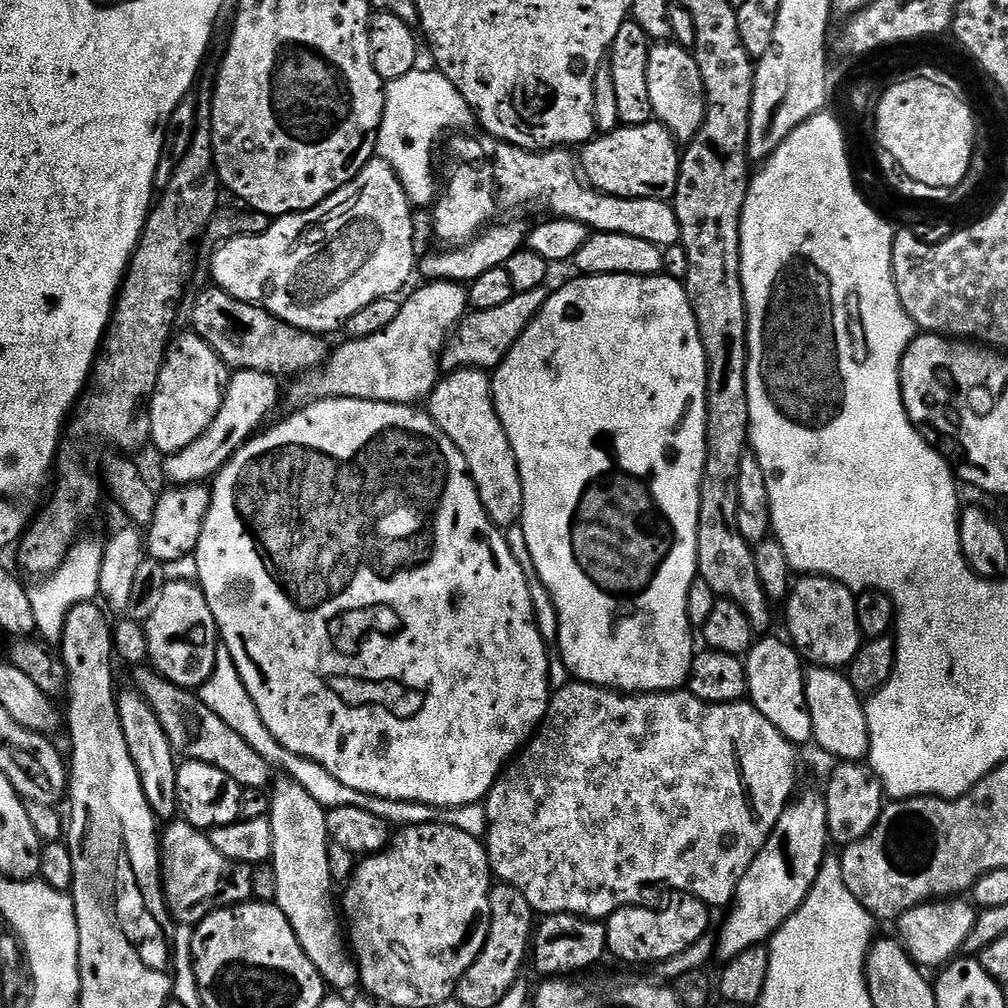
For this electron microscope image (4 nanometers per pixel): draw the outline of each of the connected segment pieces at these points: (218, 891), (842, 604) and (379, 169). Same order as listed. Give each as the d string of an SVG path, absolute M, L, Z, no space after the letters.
M176 818L160 836L160 871L168 915L180 926L195 926L211 912L231 908L253 899L252 868L226 858L201 829Z
M808 574L793 583L786 607L787 635L805 661L822 668L840 670L856 657L862 637L856 617L856 596L851 588L829 576Z
M374 158L352 181L346 186L342 186L334 194L330 194L330 198L326 198L318 206L314 206L305 212L295 212L289 216L277 216L269 223L265 232L231 236L229 240L217 243L215 245L216 249L212 252L211 283L242 302L257 304L270 314L274 314L282 322L286 322L295 328L301 328L304 332L317 334L339 333L345 322L354 318L354 314L358 314L358 310L370 306L370 302L378 302L378 298L386 298L387 296L399 297L401 295L400 291L407 286L412 272L414 276L418 268L418 255L416 256L416 224L412 221L412 212L414 213L413 205L408 203L408 195L398 178L398 174L394 174L394 170L384 160Z

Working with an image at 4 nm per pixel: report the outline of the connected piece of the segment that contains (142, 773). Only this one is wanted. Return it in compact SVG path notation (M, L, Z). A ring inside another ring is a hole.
M121 691L117 695L116 705L122 730L126 734L126 746L130 746L130 758L134 758L134 766L138 766L138 778L142 778L142 790L146 794L146 802L150 802L152 813L156 815L157 821L171 821L178 812L176 806L178 757L166 738L166 730L162 730L162 722L158 722L158 714L150 710L141 692Z

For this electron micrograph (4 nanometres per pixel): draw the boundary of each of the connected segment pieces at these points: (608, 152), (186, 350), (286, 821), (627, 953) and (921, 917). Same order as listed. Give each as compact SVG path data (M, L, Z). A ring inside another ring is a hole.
M653 122L642 126L630 126L629 128L621 126L615 128L613 132L597 135L579 149L578 164L586 173L587 183L596 191L604 192L608 196L671 201L676 195L676 187L678 186L681 155L678 141L672 137L670 130L666 130L664 124Z
M185 332L185 336L177 335L168 345L168 353L164 355L164 365L158 374L158 382L152 395L150 444L160 454L177 452L190 446L190 442L202 438L210 422L218 418L224 389L230 379L230 369L222 362L220 355L195 332Z
M277 779L270 792L270 819L274 830L274 850L270 861L274 874L278 874L278 894L275 903L286 914L302 950L306 950L306 958L314 962L318 974L323 978L329 989L340 994L348 994L360 982L360 969L356 967L355 959L346 943L345 933L342 931L342 916L338 911L338 904L332 901L332 887L334 881L330 870L328 848L330 841L326 830L326 810L294 779Z
M677 895L676 900L669 902L665 908L644 908L633 906L619 908L613 916L607 917L608 952L628 964L659 965L661 960L674 958L674 954L682 954L694 942L709 935L708 915L710 909L697 896Z
M946 898L929 901L911 908L898 918L899 937L908 954L919 967L943 967L963 949L966 938L974 928L978 912L969 901L962 900L965 899Z

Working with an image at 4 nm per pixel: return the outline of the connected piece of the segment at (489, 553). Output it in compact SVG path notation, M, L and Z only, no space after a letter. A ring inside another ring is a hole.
M327 398L313 399L313 404L305 403L301 412L285 418L281 424L272 429L261 431L247 440L242 447L232 455L226 467L221 468L214 477L211 485L212 501L210 510L204 519L202 534L198 538L198 546L194 553L196 560L196 576L200 589L206 594L206 602L210 606L210 614L214 614L214 622L218 633L219 643L226 650L230 650L230 658L234 658L234 666L238 666L238 674L262 718L266 722L266 730L274 734L277 745L283 751L293 752L307 760L318 762L342 786L350 786L350 790L358 790L367 796L377 796L387 800L405 800L428 804L432 808L457 808L467 804L479 804L487 797L488 791L496 784L496 779L504 771L506 765L519 753L520 749L532 739L535 731L543 720L550 699L550 681L548 678L548 649L540 628L536 624L536 611L530 598L530 586L526 582L526 574L522 574L522 566L514 554L510 554L507 535L496 527L486 514L482 502L478 498L478 490L468 473L466 458L462 458L462 450L438 430L438 426L428 415L427 411L419 407L406 404L387 404L377 400L355 400L354 398Z

